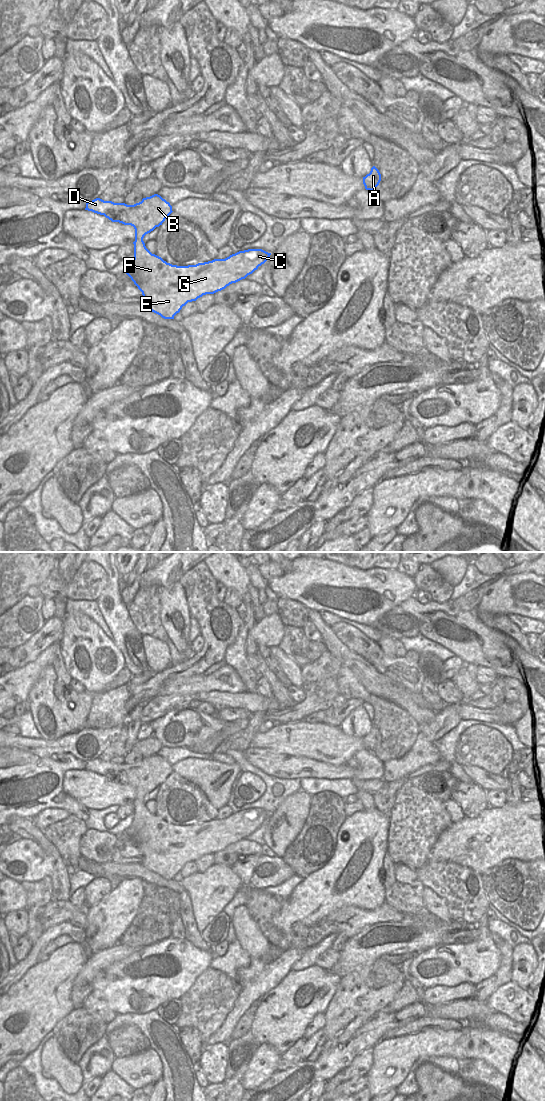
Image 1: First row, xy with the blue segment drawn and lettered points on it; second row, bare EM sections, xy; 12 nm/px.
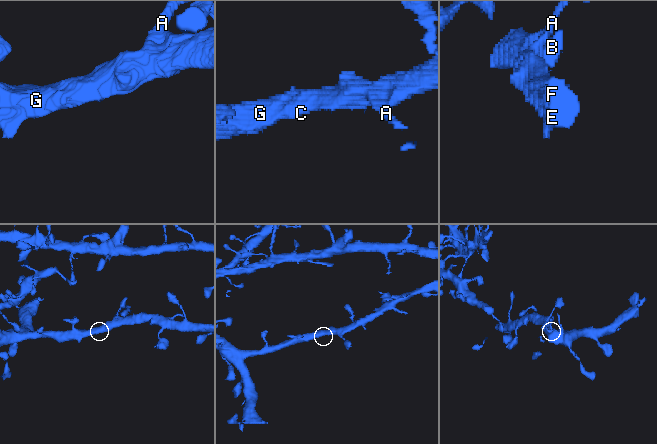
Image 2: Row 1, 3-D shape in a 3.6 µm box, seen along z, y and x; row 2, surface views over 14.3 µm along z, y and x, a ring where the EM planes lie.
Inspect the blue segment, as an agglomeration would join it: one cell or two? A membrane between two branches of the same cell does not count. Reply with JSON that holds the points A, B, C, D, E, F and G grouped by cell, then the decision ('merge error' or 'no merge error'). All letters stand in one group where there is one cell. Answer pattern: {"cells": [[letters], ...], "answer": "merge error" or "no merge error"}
{"cells": [["A", "B", "C", "D", "E", "F", "G"]], "answer": "no merge error"}

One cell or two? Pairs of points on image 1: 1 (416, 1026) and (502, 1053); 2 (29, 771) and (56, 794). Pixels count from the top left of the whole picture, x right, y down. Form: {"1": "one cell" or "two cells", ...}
{"1": "two cells", "2": "one cell"}

